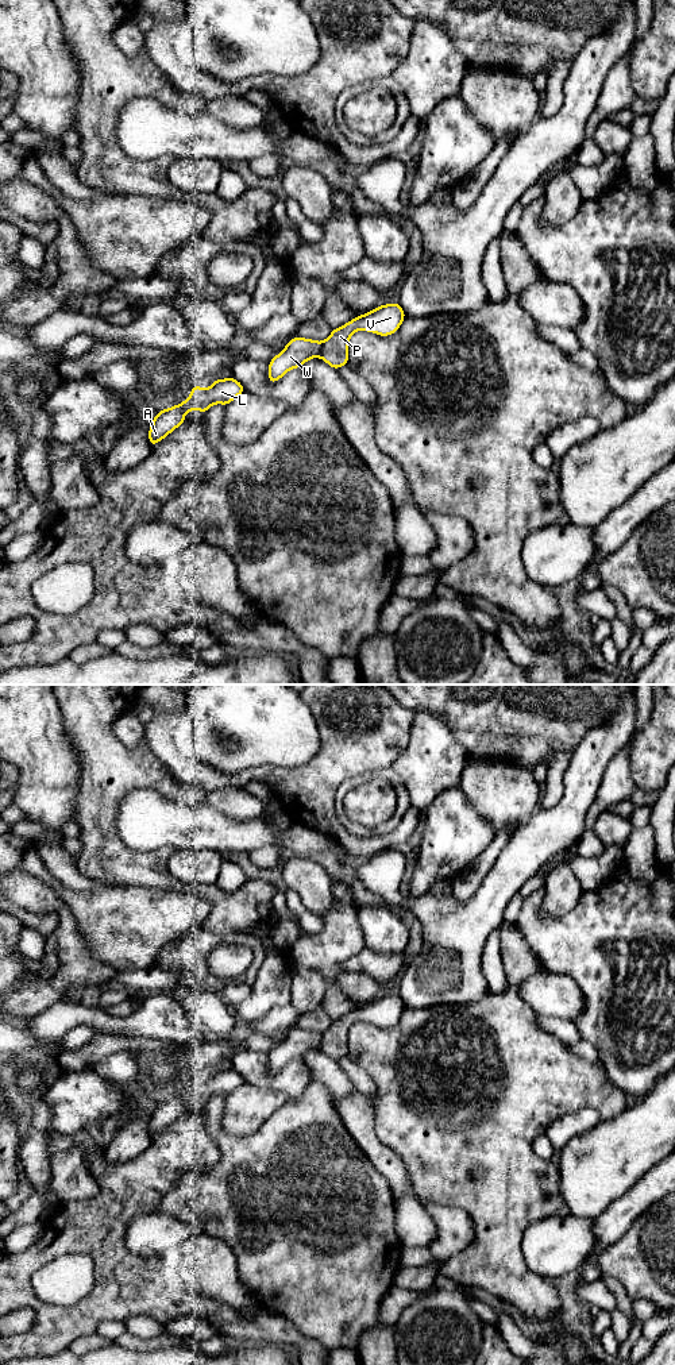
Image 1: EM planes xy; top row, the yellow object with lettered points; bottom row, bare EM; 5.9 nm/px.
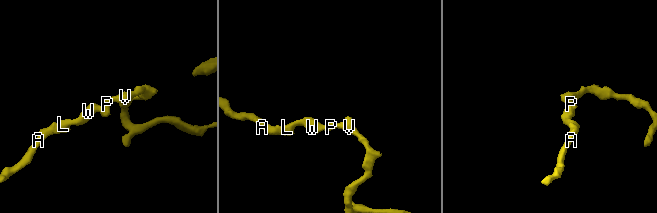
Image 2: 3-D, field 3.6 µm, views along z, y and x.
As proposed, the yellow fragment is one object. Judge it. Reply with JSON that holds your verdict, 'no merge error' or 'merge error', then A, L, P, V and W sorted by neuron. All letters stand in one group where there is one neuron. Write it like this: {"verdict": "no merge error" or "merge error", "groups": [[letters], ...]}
{"verdict": "merge error", "groups": [["A", "L", "W"], ["P", "V"]]}

